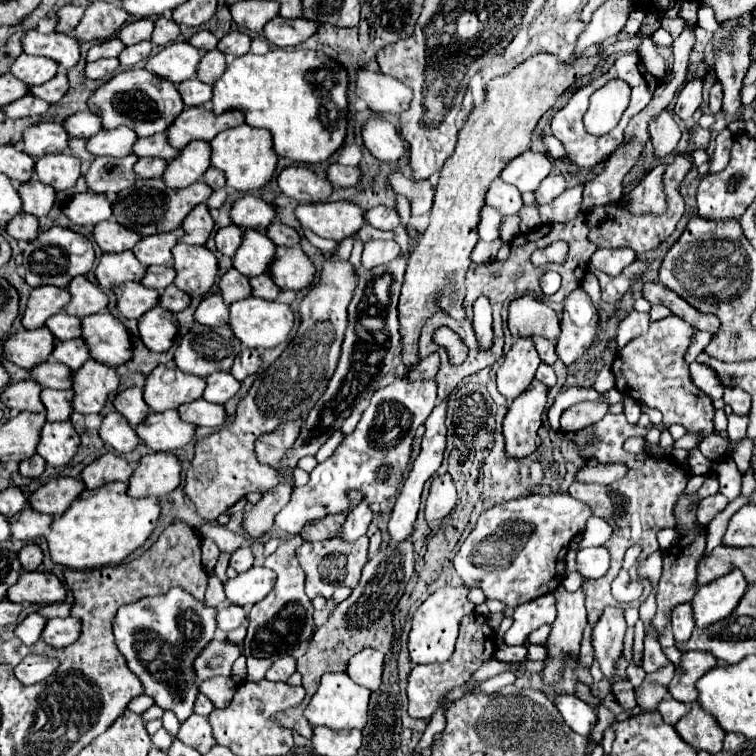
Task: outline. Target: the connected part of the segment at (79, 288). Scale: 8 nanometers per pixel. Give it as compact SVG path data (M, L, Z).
M86 276L72 278L68 292L72 294L72 300L68 302L68 306L64 306L64 312L68 312L70 316L82 318L88 314L98 314L108 306L106 294L96 284L90 284Z

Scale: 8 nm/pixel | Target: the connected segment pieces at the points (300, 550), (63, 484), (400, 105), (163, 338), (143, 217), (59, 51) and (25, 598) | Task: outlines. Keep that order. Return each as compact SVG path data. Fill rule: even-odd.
M360 536L356 542L346 542L340 538L322 540L322 542L302 542L302 546L296 548L298 562L302 570L306 572L306 596L316 598L332 598L334 590L340 586L354 588L360 580L360 572L366 564L368 556L368 536Z
M54 478L34 490L28 496L28 504L38 512L56 516L62 514L62 510L66 510L82 490L84 486L78 478Z
M364 68L356 70L354 90L358 98L362 98L370 110L374 112L392 112L400 114L410 104L410 88L402 86L398 80L382 74L370 72Z
M160 306L150 308L142 318L138 318L138 330L144 346L152 352L166 352L174 344L178 332L178 322L172 312Z
M140 178L140 180L136 180L136 184L132 188L118 192L118 198L114 200L112 210L114 210L114 218L124 228L128 228L140 236L150 236L150 234L178 228L182 224L182 220L186 218L186 214L196 204L206 202L210 194L212 194L212 188L202 180L198 180L186 188L180 188L180 190L172 190L160 178L152 178L152 180Z
M28 30L22 36L22 52L52 58L64 68L74 66L74 62L80 58L80 48L78 42L74 42L74 36L60 32L40 34L36 30Z
M22 572L18 582L6 592L10 602L30 602L38 606L62 602L66 598L64 584L48 572Z

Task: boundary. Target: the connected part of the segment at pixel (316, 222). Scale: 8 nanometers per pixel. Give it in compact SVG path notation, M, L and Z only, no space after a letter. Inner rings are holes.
M352 202L300 204L294 214L304 228L336 242L354 236L364 226L364 210Z

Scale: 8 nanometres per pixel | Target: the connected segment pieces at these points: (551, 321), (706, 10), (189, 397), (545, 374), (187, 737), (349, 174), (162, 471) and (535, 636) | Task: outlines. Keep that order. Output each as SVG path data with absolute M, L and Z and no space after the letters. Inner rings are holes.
M520 296L510 302L508 330L514 338L544 336L548 340L556 340L560 334L560 320L546 302L540 302L532 296Z
M698 6L698 26L708 30L708 32L716 32L718 30L718 22L714 18L714 12L712 8L708 6Z
M156 366L144 384L144 402L152 412L164 412L168 408L178 408L180 404L194 402L202 398L204 382L202 378L194 378L178 368L174 368L174 378L166 382L162 376L168 366Z
M544 362L538 366L538 370L536 370L536 378L540 380L540 382L544 382L548 388L552 388L554 384L556 384L556 374L554 374L554 368L552 366L546 366Z
M192 714L188 716L182 724L180 724L180 730L178 730L178 738L196 748L200 754L206 754L210 750L210 746L214 746L214 736L212 736L212 726L208 722L206 716L200 716L200 714Z
M330 164L326 170L326 176L334 188L338 186L356 186L360 182L360 170L352 166L342 166L342 164Z
M154 452L142 456L128 480L128 494L134 498L164 496L180 484L180 462L170 452Z
M544 624L538 630L534 630L528 638L528 644L544 644L548 640L548 634L552 630L552 624Z

